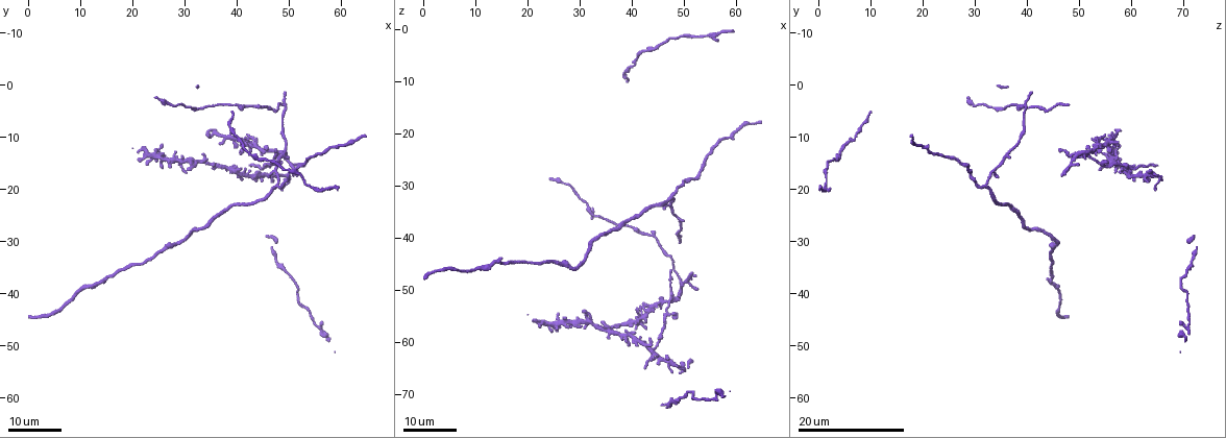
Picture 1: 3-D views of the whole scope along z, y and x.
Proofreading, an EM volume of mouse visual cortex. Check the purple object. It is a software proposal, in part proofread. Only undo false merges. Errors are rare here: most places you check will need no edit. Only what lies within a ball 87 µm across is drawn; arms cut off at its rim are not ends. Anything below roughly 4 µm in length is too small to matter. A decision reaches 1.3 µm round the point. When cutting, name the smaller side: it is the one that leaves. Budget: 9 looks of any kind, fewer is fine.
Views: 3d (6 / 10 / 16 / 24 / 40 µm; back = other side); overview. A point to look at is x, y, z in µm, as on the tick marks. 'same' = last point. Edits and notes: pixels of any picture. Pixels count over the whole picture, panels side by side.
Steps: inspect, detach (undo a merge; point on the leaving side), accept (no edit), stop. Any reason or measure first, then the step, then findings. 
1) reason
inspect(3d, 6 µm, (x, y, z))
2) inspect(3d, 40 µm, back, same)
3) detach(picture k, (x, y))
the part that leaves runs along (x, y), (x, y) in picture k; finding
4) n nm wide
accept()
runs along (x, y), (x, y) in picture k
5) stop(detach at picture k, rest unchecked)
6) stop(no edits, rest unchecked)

inspect(3d, 24 µm, (58.5, 12.0, 21.0))

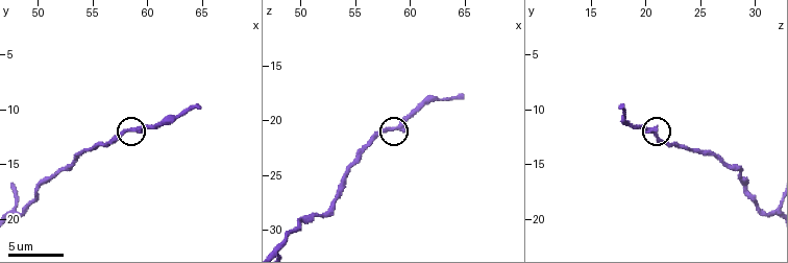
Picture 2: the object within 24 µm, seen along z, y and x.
zoom in
inspect(3d, 6 µm, (58.4, 11.8, 20.8))

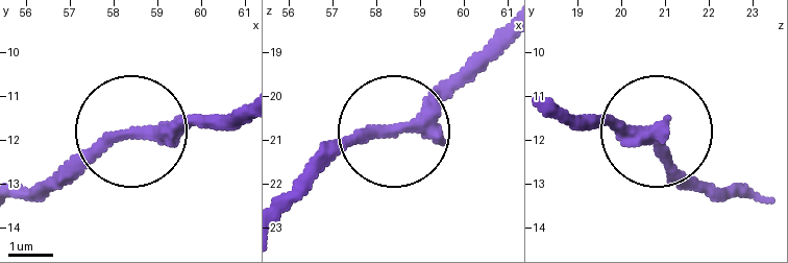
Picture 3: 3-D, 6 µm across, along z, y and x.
accept()
runs along (18, 197), (51, 193), (129, 134), (216, 129) in picture 3; all the same neuron

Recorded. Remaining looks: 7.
side arm on a straight run
inspect(3d, 24 µm, (47.5, 19.5, 31.5))

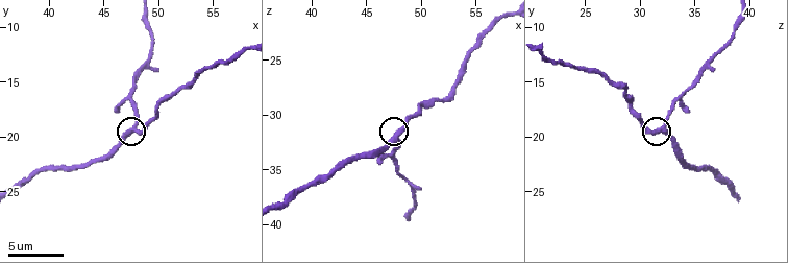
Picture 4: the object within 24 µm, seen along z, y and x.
inspect(3d, 10 µm, (47.6, 19.4, 32.0))

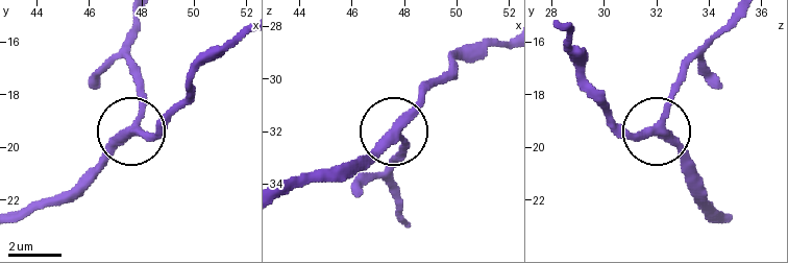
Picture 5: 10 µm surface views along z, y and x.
3 arms
accept()
runs along (737, 18), (690, 65), (661, 125), (663, 139), (694, 170) in picture 5; all the same neuron

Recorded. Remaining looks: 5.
inspect(3d, 6 µm, (48.8, 8.8, 39.4))

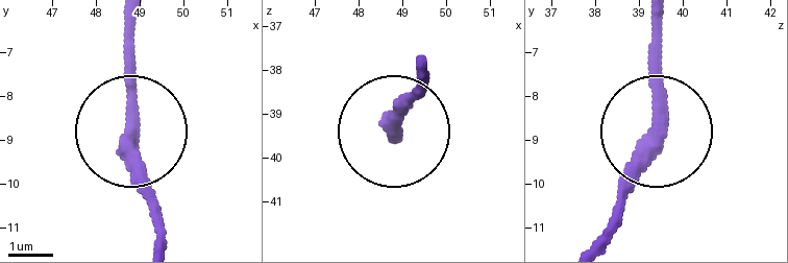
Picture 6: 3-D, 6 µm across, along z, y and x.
inspect(3d, 6 µm, back, (48.80, 8.90, 39.45))

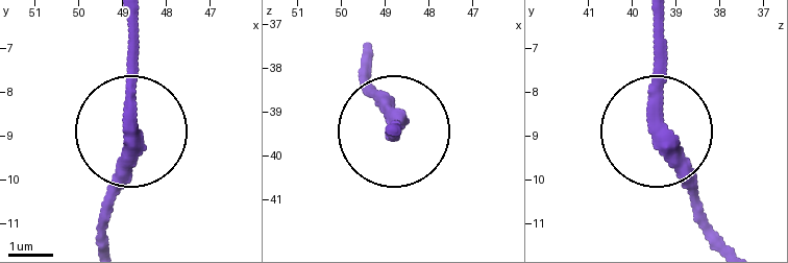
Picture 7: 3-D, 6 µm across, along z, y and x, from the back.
330 nm wide
accept()
runs along (367, 51), (389, 129) in picture 7; one neuron here

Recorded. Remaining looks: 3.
four arms meet
inspect(3d, 16 µm, (47.5, 13.5, 51.5))

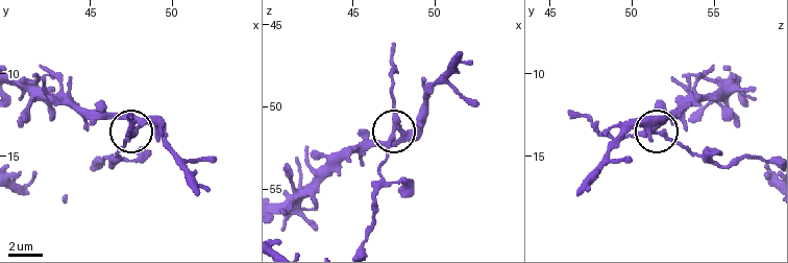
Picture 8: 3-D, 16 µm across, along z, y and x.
zoom in
inspect(3d, 10 µm, (47.4, 13.5, 52.0))

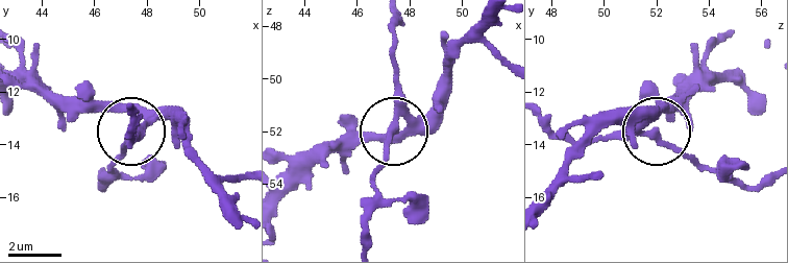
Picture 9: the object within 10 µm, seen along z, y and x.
4 arms
detach(picture 9, (125, 148))
the part that leaves runs along (405, 112), (372, 184), (366, 244) in picture 9; a second neuron is stuck on

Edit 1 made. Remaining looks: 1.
stop(detach at picture 9, rest unchecked)

